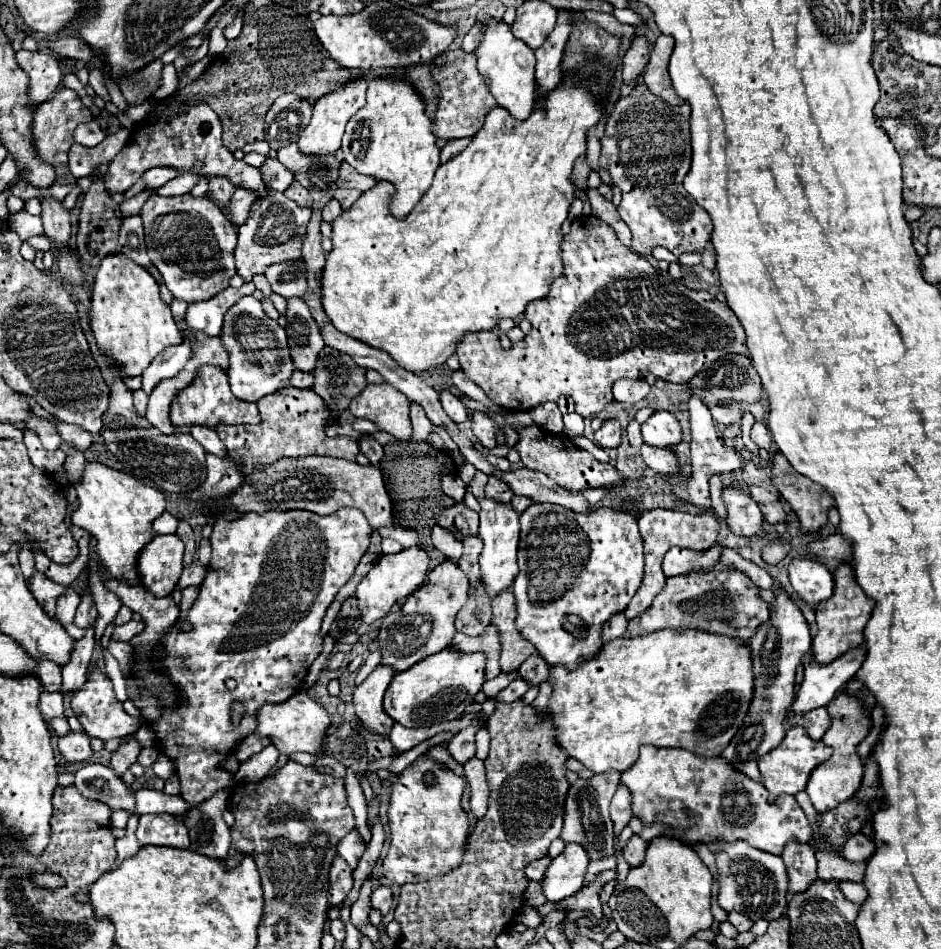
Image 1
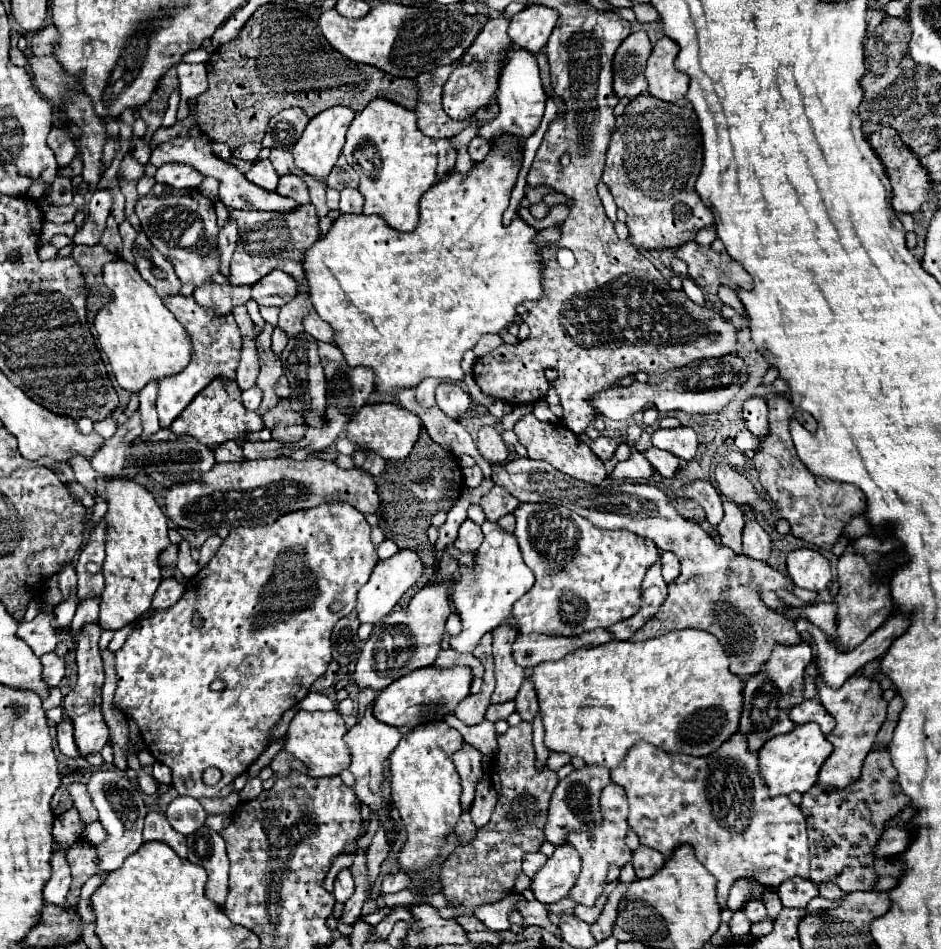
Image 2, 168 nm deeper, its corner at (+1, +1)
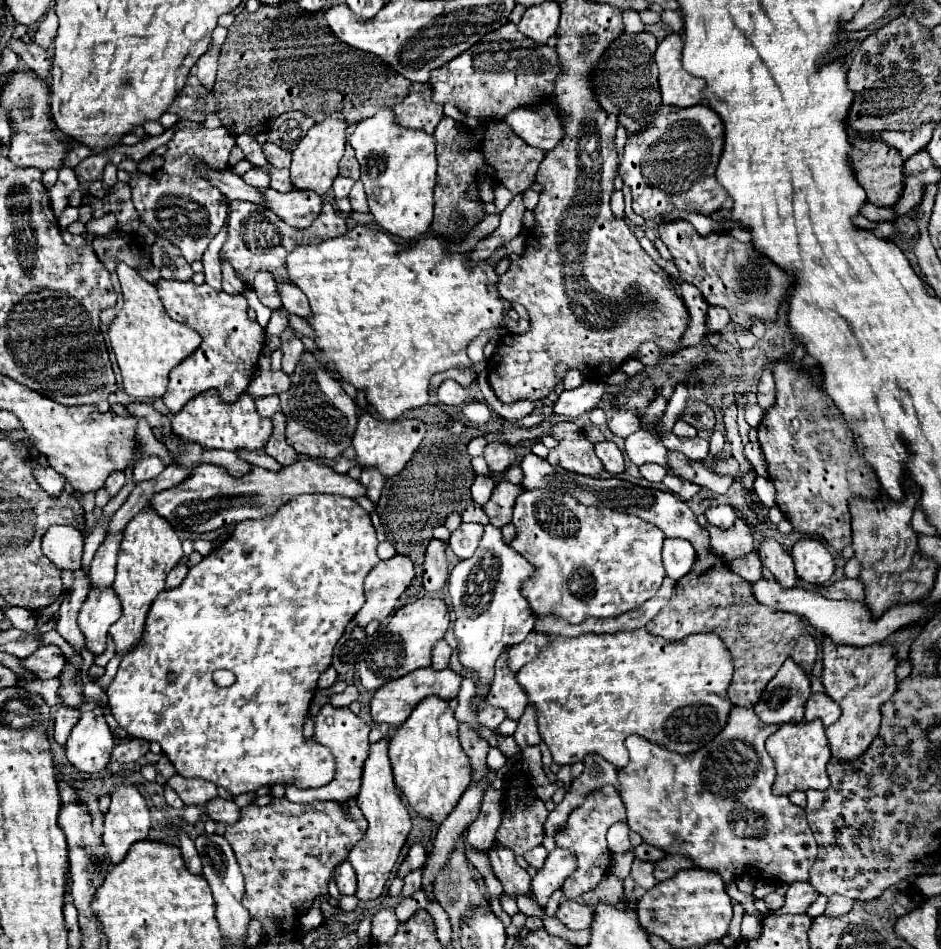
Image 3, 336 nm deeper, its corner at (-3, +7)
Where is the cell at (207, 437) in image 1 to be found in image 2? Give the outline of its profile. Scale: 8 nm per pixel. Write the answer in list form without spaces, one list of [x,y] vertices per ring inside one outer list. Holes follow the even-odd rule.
[[[224,442],[222,446],[218,446],[214,450],[214,456],[216,456],[216,462],[244,462],[244,454],[242,454],[242,448],[238,442]]]

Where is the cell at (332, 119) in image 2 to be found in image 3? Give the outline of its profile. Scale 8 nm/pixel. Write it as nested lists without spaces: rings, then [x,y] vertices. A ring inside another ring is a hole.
[[[330,112],[322,122],[314,124],[306,136],[298,142],[296,150],[292,152],[292,180],[294,186],[300,190],[312,190],[316,194],[326,194],[338,174],[338,162],[344,154],[344,144],[346,144],[346,128],[348,122],[342,116],[342,112]]]

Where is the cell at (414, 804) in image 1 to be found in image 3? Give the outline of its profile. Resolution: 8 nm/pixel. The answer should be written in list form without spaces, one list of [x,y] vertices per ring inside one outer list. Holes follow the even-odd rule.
[[[434,696],[422,700],[410,718],[394,732],[388,754],[394,770],[394,782],[406,796],[408,804],[422,818],[434,820],[436,824],[454,810],[472,780],[470,760],[458,742],[458,722],[454,712],[448,712],[448,702]]]

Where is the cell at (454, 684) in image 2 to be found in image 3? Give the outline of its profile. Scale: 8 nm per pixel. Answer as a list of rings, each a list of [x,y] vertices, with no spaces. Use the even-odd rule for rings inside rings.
[[[418,668],[414,672],[410,672],[408,676],[402,676],[398,680],[392,680],[390,684],[382,686],[376,690],[372,702],[370,702],[370,712],[374,722],[378,724],[388,724],[392,728],[398,728],[400,724],[404,724],[404,720],[412,714],[412,710],[416,708],[418,702],[422,702],[428,696],[440,696],[442,700],[450,702],[452,698],[458,696],[460,690],[460,682],[462,676],[450,668],[444,670],[434,670],[434,668]]]

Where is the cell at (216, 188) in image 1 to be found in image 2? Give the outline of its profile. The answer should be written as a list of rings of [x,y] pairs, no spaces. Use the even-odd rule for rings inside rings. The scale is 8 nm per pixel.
[[[228,220],[228,224],[220,230],[218,236],[218,252],[220,252],[220,274],[224,274],[226,278],[230,276],[230,258],[234,252],[234,244],[236,244],[236,224],[234,220]]]

